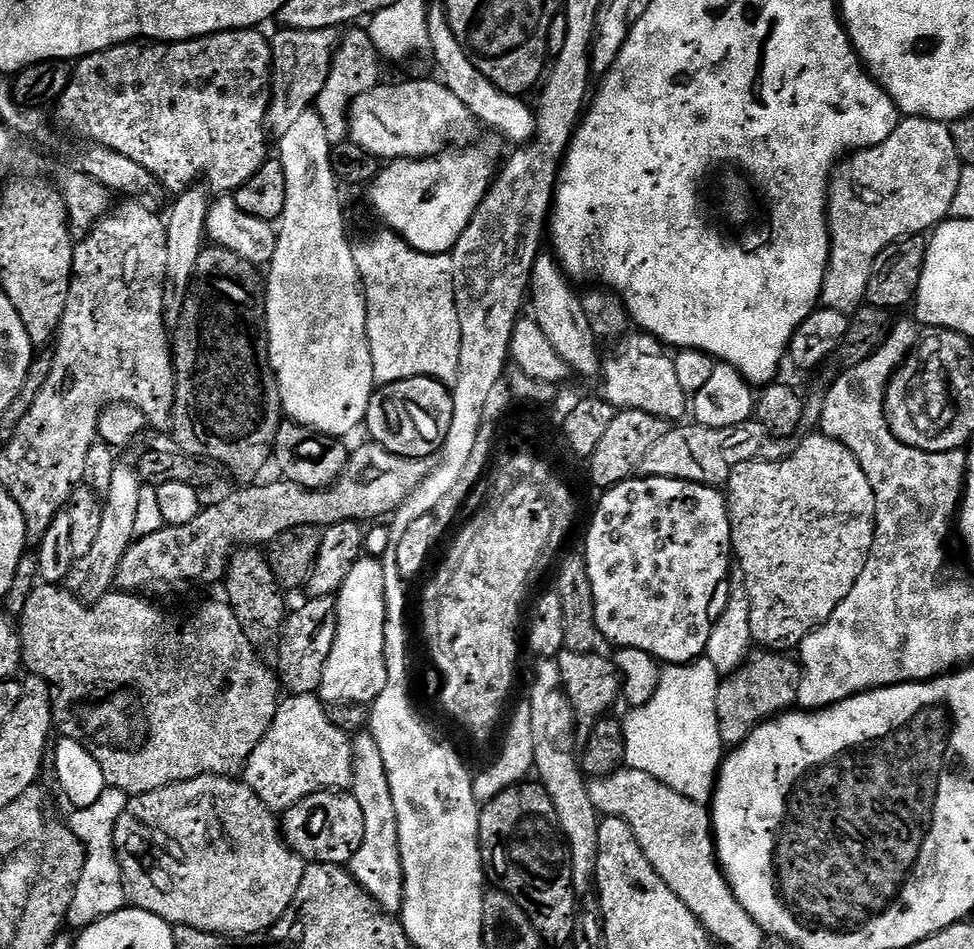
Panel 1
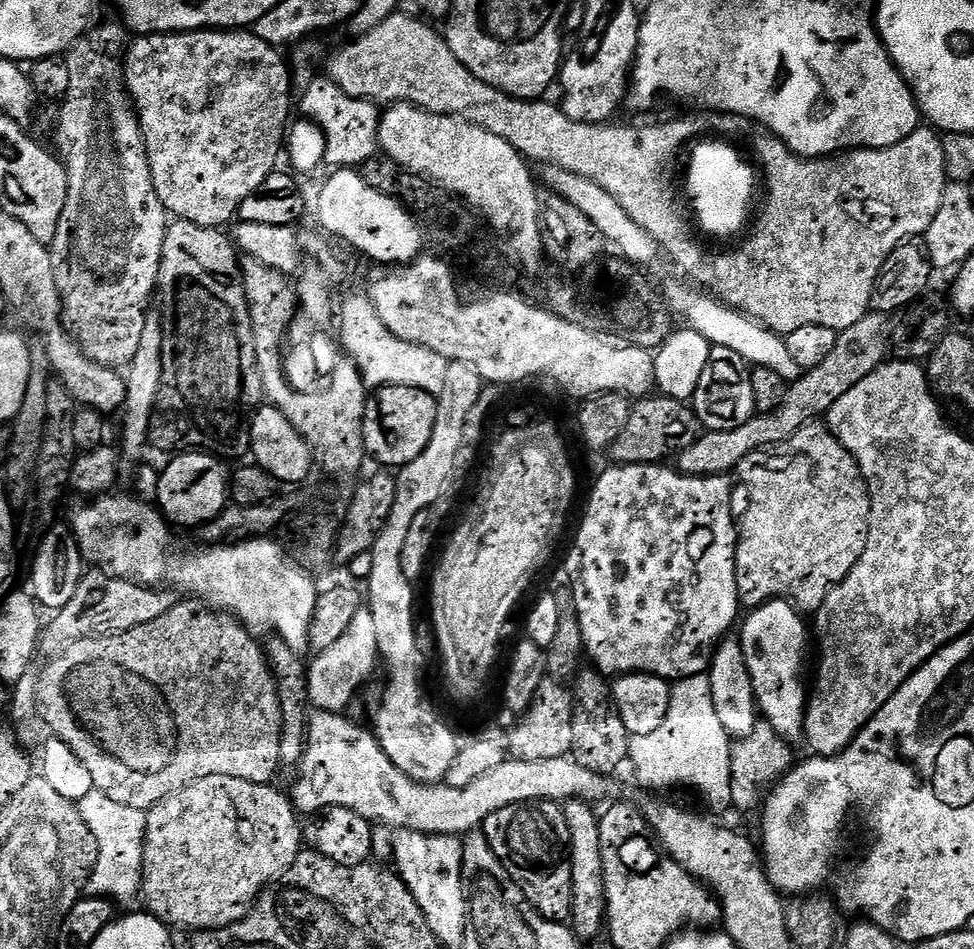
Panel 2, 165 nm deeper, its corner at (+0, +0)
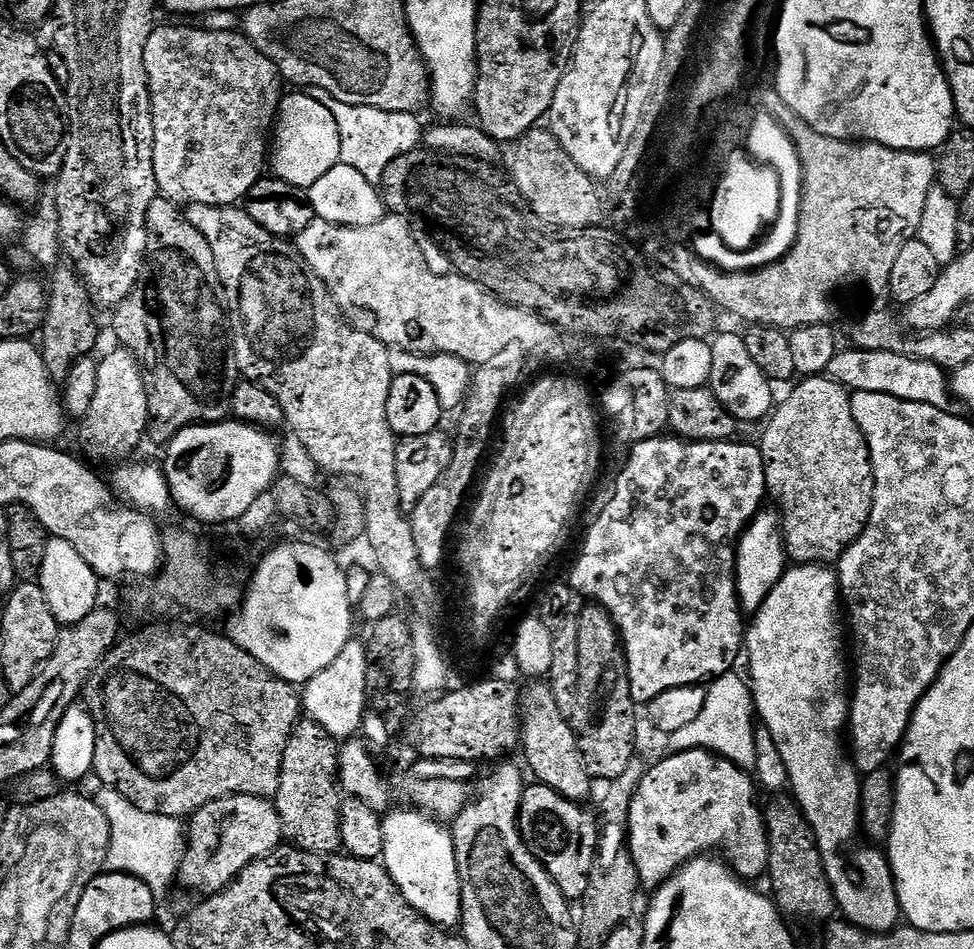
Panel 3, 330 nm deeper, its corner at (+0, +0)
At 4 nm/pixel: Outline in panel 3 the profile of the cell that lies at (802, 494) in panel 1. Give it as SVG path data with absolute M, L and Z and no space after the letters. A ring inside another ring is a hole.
M824 374L810 376L799 382L801 384L781 404L779 401L775 405L770 419L763 425L764 437L758 440L758 447L764 456L767 495L776 499L775 507L782 517L787 559L796 564L828 566L839 561L842 553L860 537L868 524L874 498L872 459L866 438L858 422L854 422L848 389Z

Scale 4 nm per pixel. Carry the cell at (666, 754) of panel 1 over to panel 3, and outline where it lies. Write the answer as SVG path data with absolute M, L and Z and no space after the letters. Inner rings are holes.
M736 670L727 672L724 676L715 677L707 685L706 702L698 718L694 718L694 722L687 726L682 726L682 730L671 733L672 752L689 752L692 748L704 748L708 752L715 752L717 756L733 760L742 769L755 769L756 733L752 689L749 681L738 673Z

